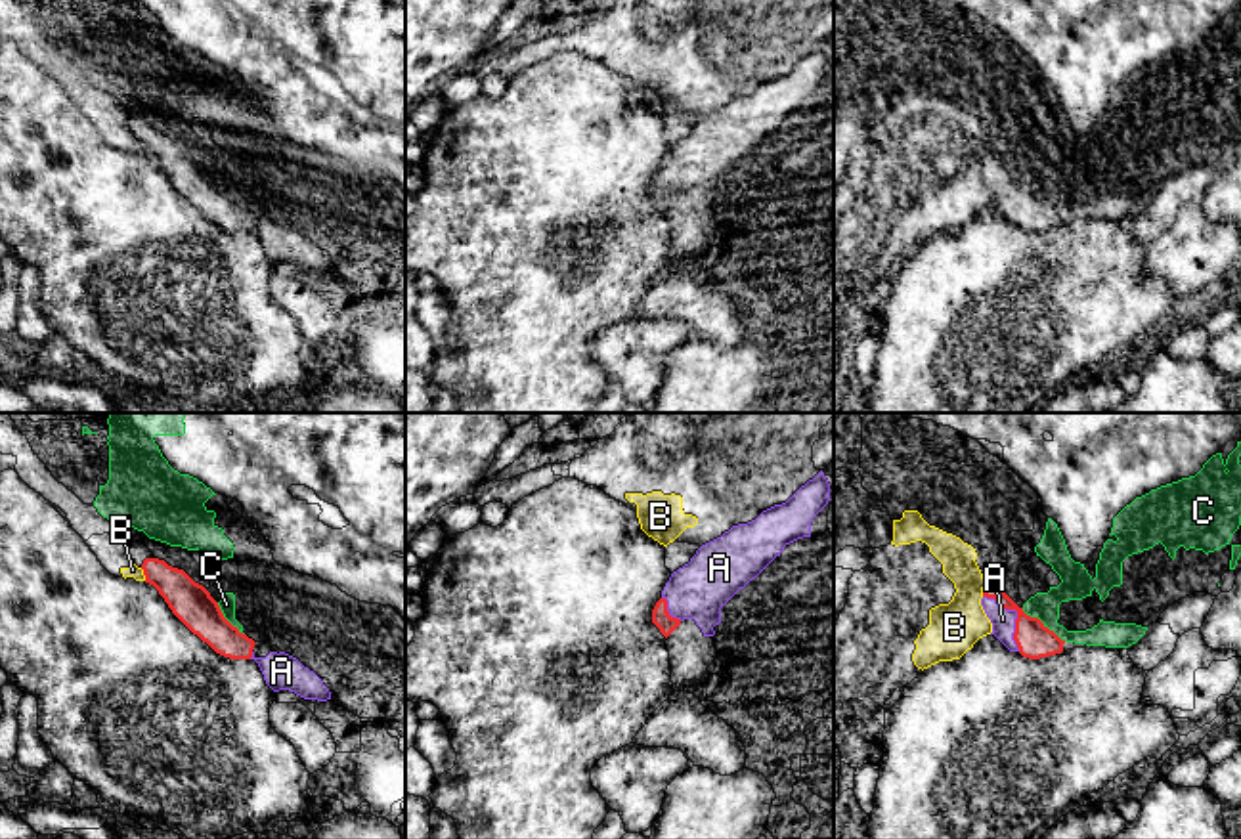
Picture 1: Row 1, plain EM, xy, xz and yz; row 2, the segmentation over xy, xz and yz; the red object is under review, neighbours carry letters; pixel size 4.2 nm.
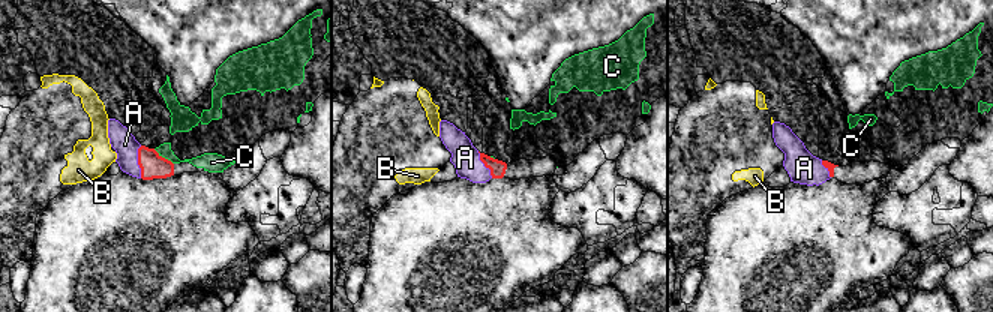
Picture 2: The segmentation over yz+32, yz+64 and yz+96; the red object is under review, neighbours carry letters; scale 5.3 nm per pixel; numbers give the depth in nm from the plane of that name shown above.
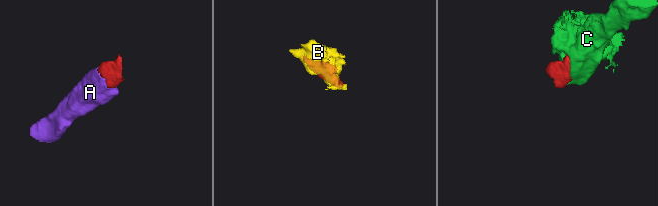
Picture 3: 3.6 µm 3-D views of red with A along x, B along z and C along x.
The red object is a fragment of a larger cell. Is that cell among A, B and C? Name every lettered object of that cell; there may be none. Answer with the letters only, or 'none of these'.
A, C

